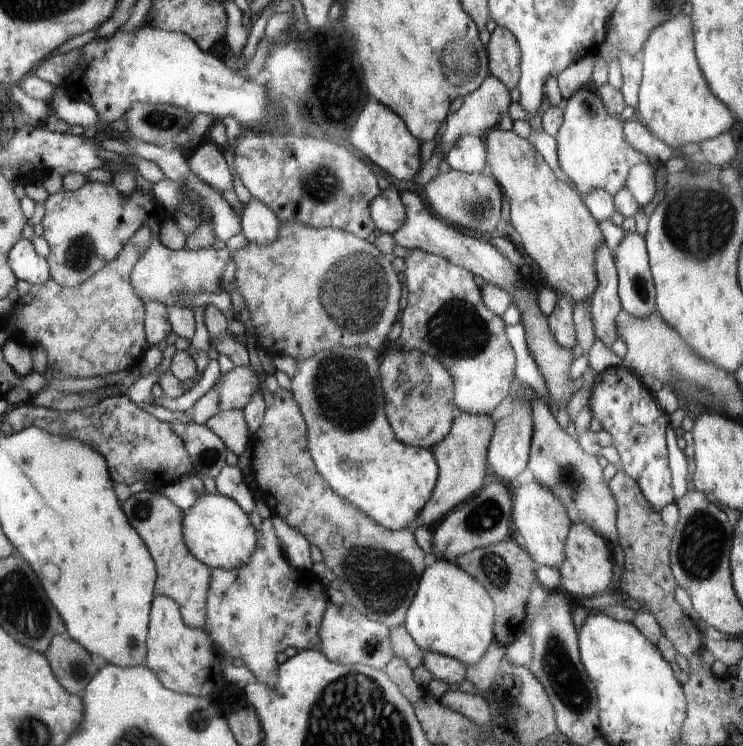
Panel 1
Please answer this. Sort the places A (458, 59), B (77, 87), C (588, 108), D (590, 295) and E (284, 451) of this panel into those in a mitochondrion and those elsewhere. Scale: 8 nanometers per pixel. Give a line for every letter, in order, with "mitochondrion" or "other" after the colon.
A: mitochondrion
B: other
C: mitochondrion
D: other
E: mitochondrion

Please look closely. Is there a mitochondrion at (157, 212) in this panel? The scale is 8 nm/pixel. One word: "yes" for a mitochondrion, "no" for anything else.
no

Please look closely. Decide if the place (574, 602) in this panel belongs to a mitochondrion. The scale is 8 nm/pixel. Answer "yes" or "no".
no

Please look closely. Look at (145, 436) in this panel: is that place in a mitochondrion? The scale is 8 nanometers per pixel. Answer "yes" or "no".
no

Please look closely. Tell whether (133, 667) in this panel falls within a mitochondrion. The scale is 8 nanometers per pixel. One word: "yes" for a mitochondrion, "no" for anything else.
no

